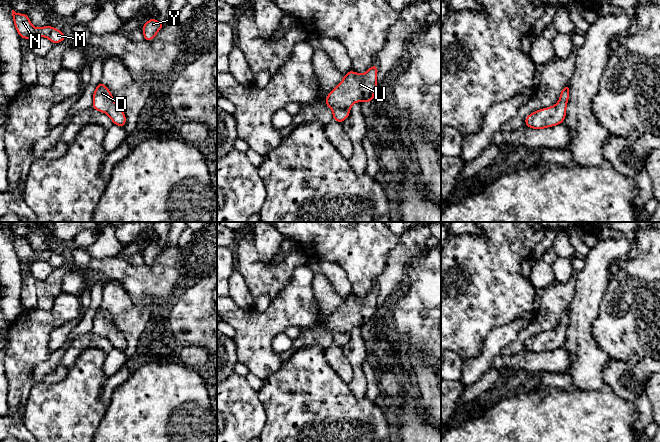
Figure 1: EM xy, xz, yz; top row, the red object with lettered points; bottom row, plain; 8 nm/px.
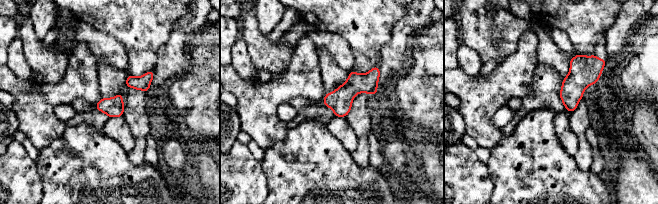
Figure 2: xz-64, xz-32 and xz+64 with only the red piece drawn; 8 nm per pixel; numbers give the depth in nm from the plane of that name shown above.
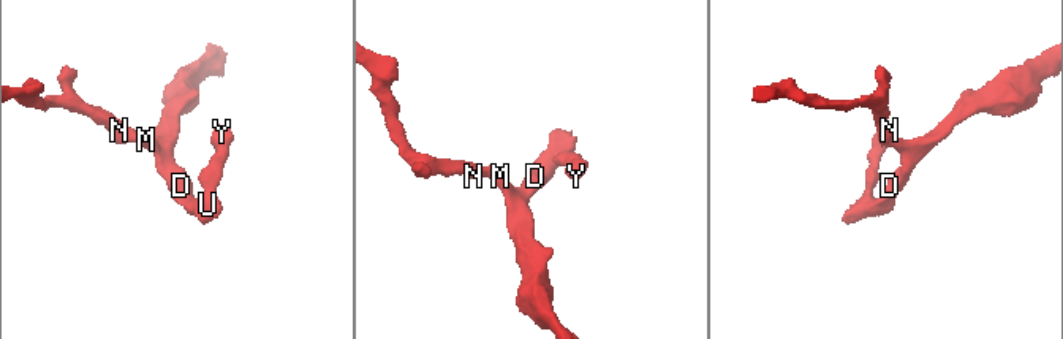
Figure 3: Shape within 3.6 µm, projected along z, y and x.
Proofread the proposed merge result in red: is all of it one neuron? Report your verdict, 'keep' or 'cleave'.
keep

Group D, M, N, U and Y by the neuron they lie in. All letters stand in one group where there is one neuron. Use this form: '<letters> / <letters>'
D M N U Y

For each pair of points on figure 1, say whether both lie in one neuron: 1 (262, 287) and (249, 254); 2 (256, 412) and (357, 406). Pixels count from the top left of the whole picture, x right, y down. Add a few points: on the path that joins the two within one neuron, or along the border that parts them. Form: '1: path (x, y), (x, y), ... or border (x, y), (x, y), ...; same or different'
1: path (262, 279), (249, 265), (249, 262); same
2: border (258, 391), (266, 417), (261, 431); different

